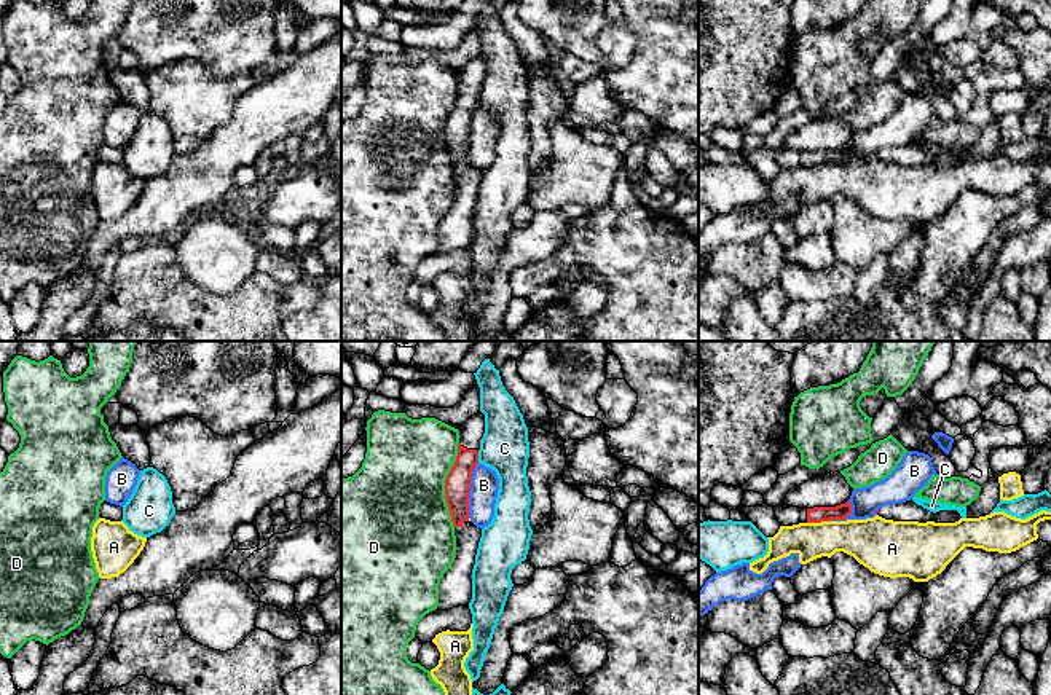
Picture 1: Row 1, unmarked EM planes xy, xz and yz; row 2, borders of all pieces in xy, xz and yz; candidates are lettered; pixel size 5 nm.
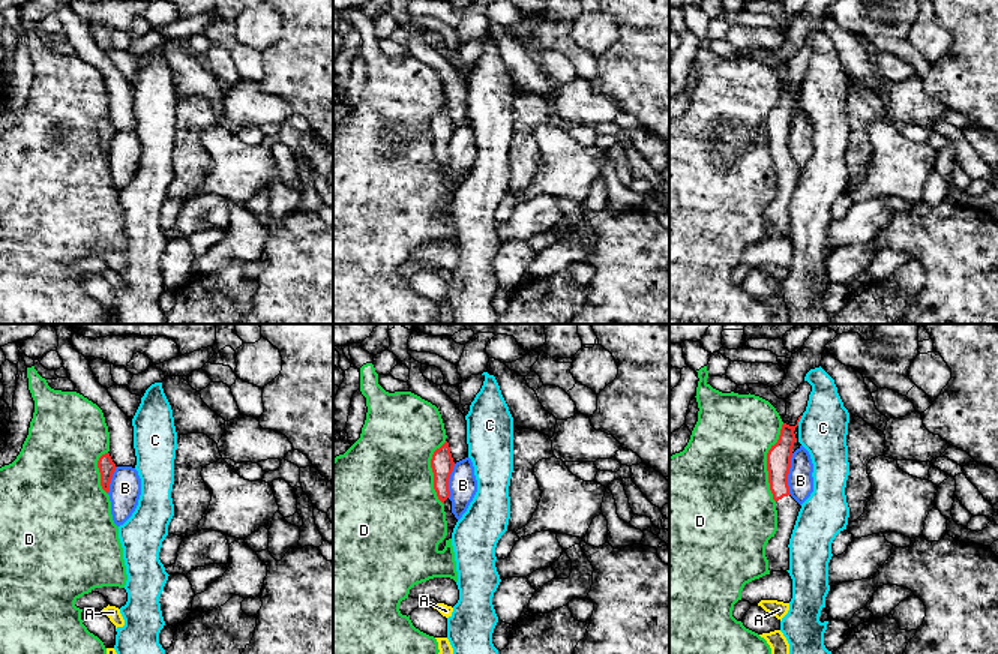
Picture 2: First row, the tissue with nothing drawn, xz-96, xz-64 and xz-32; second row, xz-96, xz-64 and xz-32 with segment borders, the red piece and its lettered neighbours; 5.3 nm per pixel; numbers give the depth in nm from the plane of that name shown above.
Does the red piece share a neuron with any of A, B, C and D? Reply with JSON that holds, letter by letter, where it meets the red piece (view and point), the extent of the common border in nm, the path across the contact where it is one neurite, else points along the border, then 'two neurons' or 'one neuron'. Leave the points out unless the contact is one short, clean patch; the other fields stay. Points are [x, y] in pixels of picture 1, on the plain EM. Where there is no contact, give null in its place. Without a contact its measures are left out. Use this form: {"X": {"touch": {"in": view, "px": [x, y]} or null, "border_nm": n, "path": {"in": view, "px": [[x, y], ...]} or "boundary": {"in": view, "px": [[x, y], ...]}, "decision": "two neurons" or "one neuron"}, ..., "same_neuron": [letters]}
{"A": {"touch": {"in": "yz", "px": [818, 164]}, "border_nm": 120, "decision": "two neurons"}, "B": {"touch": {"in": "xz", "px": [469, 133]}, "border_nm": 280, "boundary": {"in": "xz", "px": [[479, 106], [471, 121], [468, 160]]}, "decision": "two neurons"}, "C": {"touch": {"in": "xz", "px": [477, 99]}, "border_nm": 60, "boundary": {"in": "xz", "px": [[477, 94], [479, 104]]}, "decision": "two neurons"}, "D": {"touch": {"in": "xz", "px": [445, 128]}, "border_nm": 440, "decision": "two neurons"}, "same_neuron": []}

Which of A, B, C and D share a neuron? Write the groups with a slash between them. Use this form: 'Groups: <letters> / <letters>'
Groups: A / B / C / D

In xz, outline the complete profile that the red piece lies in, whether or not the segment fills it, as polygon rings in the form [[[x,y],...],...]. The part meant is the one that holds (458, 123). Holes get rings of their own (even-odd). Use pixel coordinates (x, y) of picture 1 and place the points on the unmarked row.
[[[478,54],[459,73],[458,99],[445,123],[445,142],[456,179],[456,196],[451,210],[439,228],[439,249],[448,253],[469,249],[472,242],[472,212],[482,172],[469,163],[470,121],[478,107],[480,84],[485,77],[485,57]]]

